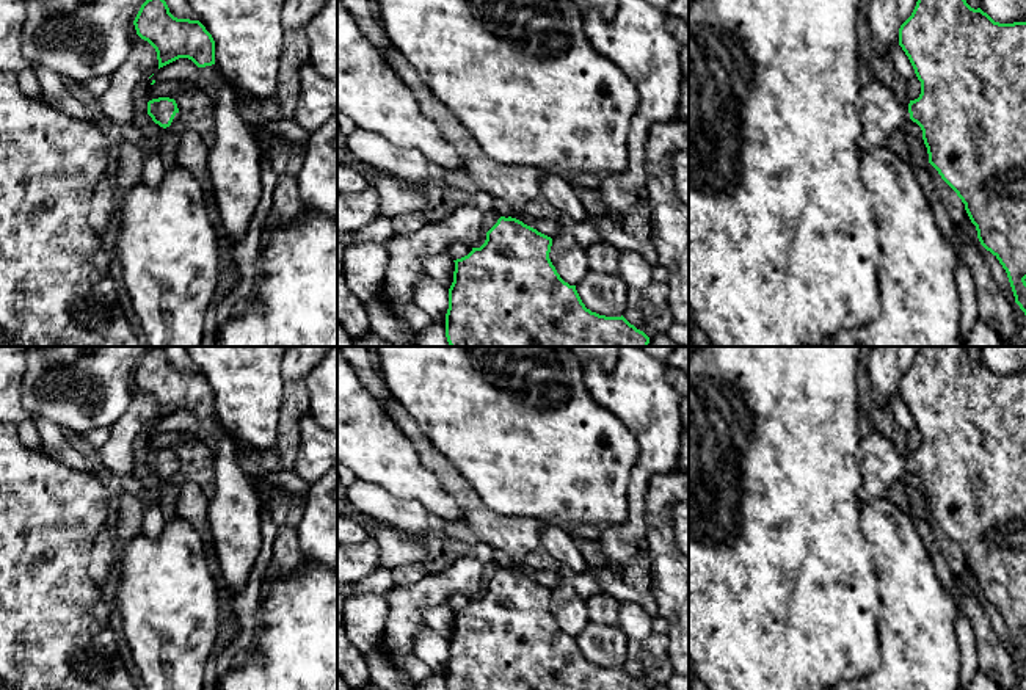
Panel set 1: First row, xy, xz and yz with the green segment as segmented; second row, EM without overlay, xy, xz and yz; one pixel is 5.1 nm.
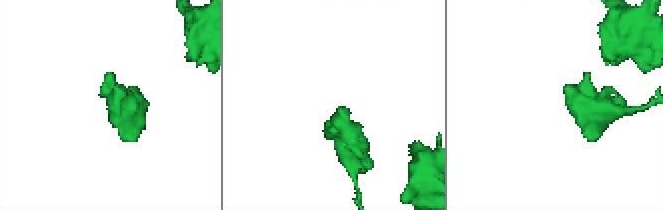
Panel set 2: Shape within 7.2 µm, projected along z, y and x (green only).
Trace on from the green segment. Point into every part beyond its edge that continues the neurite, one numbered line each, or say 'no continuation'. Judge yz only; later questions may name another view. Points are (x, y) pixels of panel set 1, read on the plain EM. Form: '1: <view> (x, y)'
1: yz (882, 464)

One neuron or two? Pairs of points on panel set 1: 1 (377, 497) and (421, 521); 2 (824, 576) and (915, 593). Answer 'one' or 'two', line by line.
1: one
2: two

